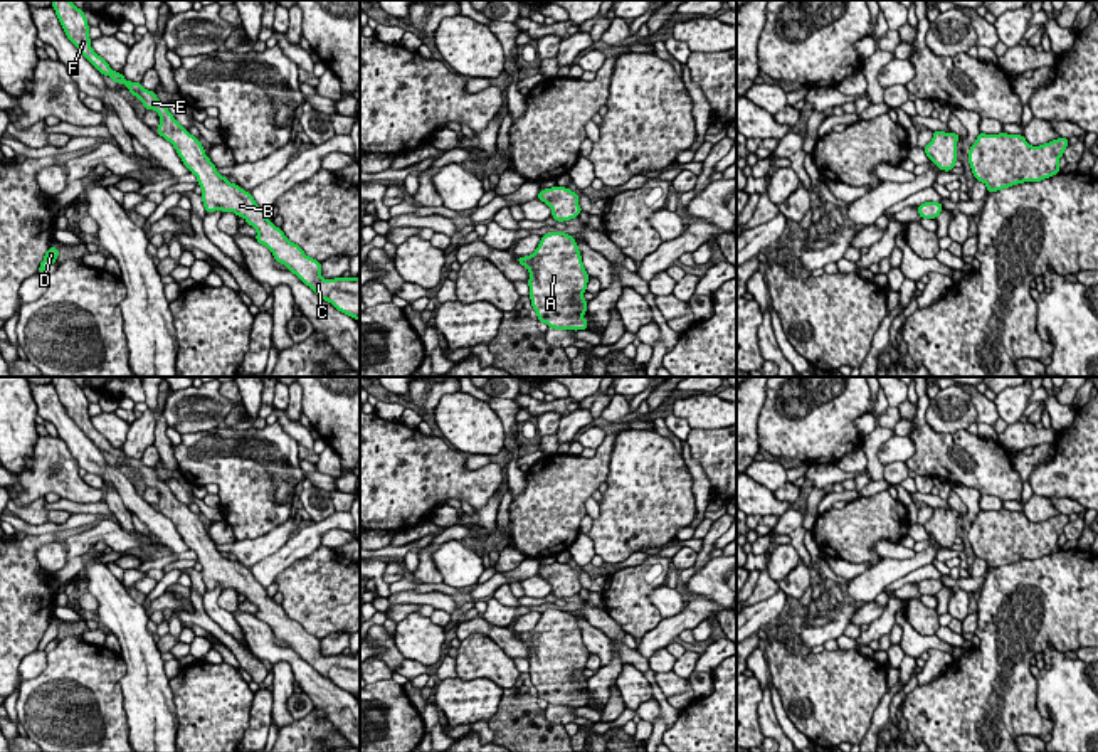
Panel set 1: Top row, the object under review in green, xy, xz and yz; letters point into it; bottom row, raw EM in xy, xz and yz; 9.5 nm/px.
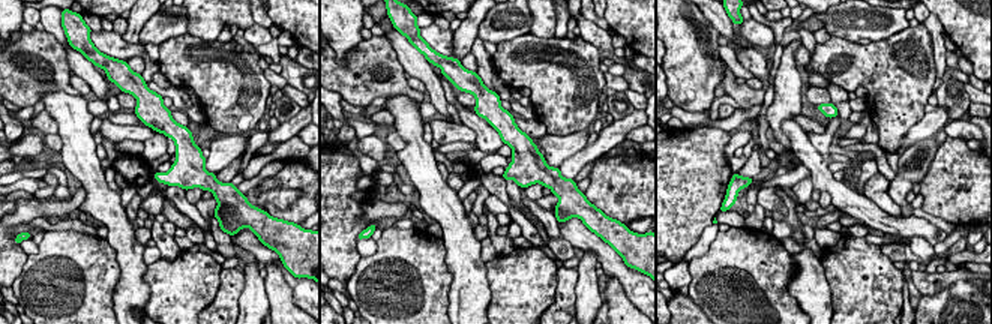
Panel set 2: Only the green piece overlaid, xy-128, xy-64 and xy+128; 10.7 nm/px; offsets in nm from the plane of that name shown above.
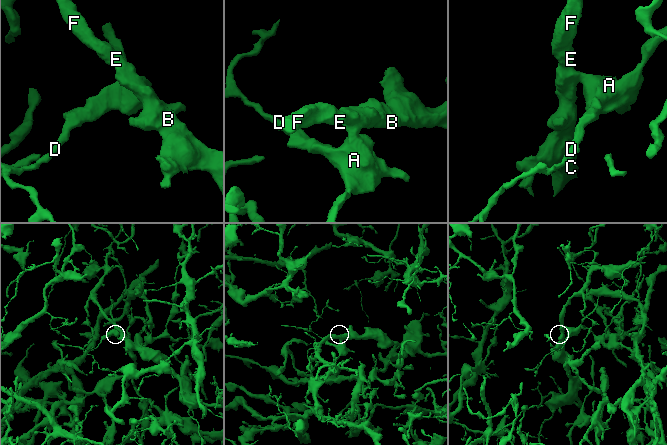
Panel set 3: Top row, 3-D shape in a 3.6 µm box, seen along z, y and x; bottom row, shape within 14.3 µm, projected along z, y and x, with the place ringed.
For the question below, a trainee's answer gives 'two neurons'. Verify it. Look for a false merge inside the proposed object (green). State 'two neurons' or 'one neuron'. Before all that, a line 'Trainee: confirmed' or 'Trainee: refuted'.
Trainee: refuted
one neuron

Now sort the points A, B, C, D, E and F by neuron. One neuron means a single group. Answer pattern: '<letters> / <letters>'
A B C D E F

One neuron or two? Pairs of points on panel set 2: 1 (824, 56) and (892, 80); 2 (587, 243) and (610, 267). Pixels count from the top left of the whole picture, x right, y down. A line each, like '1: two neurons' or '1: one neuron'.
1: one neuron
2: one neuron

